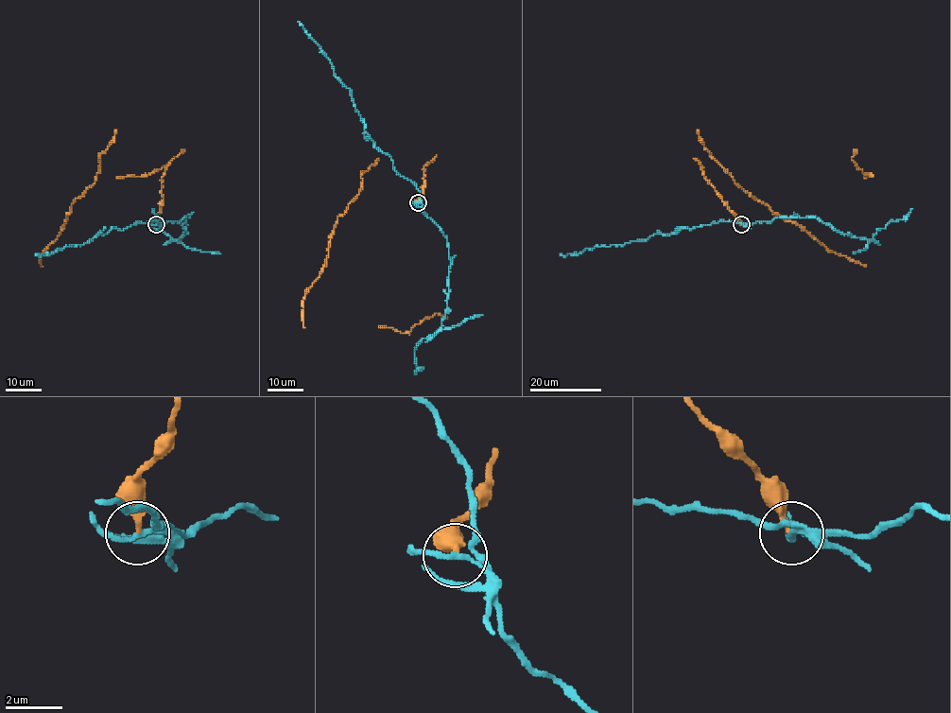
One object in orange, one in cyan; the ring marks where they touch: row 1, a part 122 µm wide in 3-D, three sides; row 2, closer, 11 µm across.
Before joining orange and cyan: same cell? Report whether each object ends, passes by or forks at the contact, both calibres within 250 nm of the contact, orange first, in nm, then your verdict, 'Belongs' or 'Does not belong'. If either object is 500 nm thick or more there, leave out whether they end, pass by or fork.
At the ring orange ends. At the ring cyan forks. Thickness 260 nm (orange) against 140 nm. Does not belong

